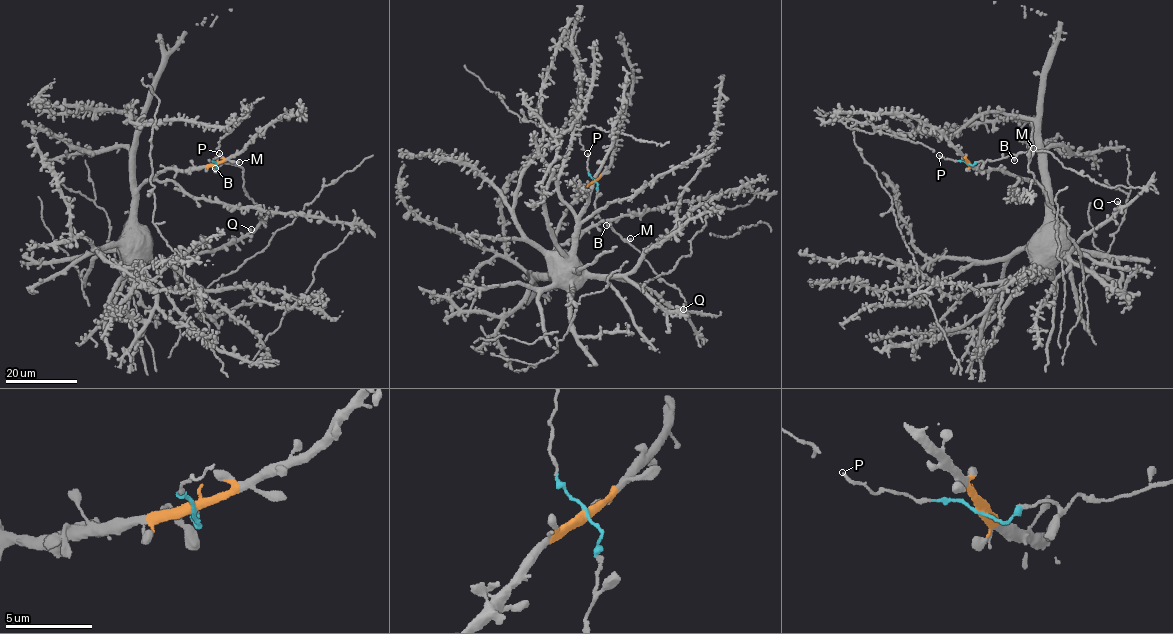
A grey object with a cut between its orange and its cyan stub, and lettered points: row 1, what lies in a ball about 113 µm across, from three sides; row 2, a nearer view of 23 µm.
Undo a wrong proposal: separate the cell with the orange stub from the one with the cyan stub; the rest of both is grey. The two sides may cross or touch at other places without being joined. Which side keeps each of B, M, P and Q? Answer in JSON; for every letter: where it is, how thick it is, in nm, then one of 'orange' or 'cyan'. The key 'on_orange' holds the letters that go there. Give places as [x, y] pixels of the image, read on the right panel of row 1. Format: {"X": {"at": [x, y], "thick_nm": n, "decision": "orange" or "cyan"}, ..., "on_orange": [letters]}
{"B": {"at": [1014, 160], "thick_nm": 360, "decision": "cyan"}, "M": {"at": [1033, 148], "thick_nm": 320, "decision": "cyan"}, "P": {"at": [939, 155], "thick_nm": 180, "decision": "cyan"}, "Q": {"at": [1117, 201], "thick_nm": 360, "decision": "orange"}, "on_orange": ["Q"]}

